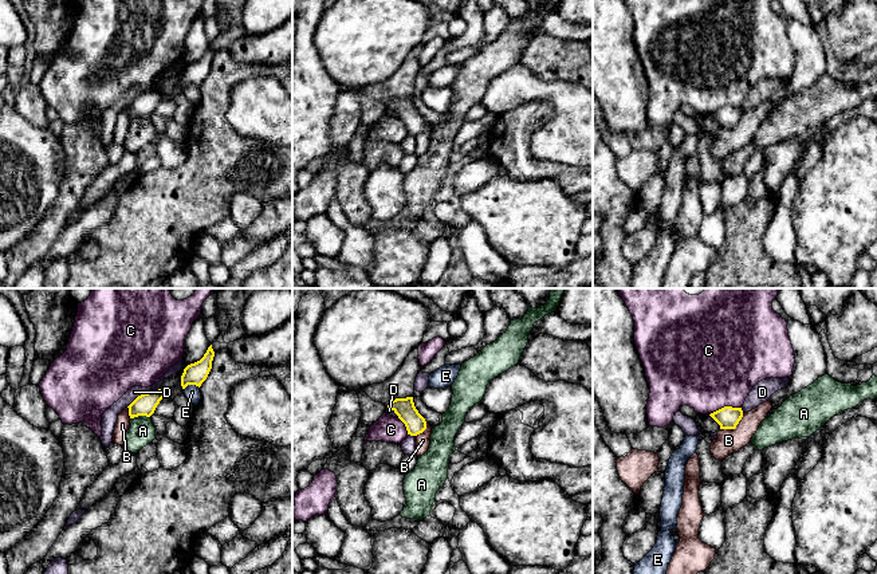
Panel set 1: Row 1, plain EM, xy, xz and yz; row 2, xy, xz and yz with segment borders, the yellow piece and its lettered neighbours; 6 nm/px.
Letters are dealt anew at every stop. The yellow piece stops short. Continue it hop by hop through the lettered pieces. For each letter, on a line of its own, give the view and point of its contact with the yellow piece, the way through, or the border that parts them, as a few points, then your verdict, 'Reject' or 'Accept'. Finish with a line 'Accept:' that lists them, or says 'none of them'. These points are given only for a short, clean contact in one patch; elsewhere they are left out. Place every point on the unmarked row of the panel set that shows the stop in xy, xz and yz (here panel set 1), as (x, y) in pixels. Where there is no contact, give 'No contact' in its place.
A: Touches yellow at xy (140, 114). Reject
B: Touches yellow at yz (734, 128). Boundary: yz (743, 113), (734, 128), (720, 129). Reject
C: Touches yellow at yz (724, 106). Reject
D: Touches yellow at xy (144, 93). Reject
E: Touches yellow at xy (191, 83). Boundary: xy (199, 86), (188, 85), (184, 89). Reject
Accept: none of them

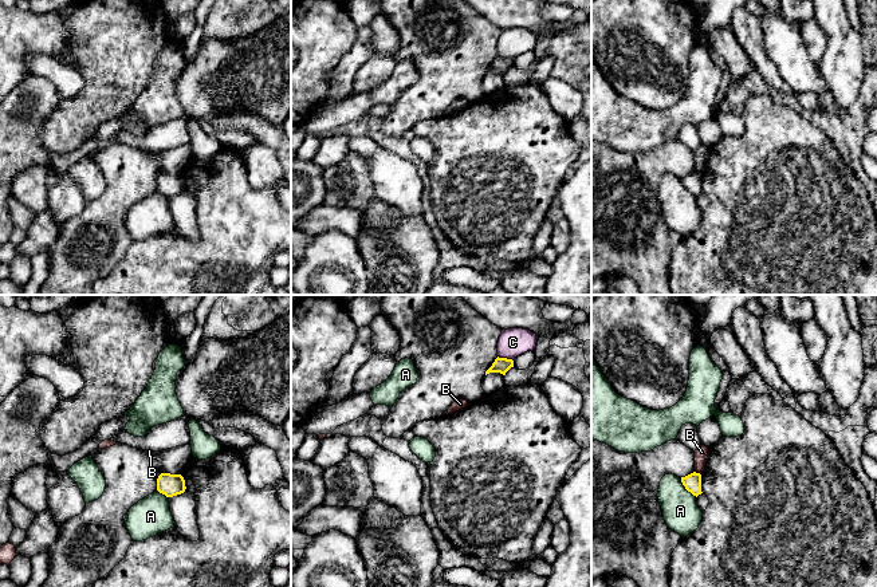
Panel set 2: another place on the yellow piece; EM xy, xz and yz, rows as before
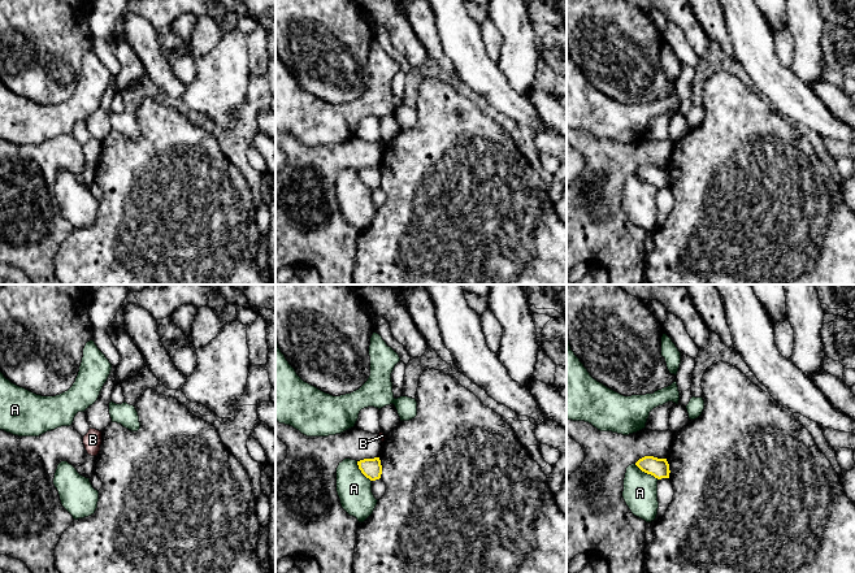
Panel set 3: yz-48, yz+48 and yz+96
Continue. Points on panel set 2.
A: Touches yellow at yz (687, 189). Boundary: yz (680, 178), (681, 184), (696, 196). Reject
B: Touches yellow at yz (697, 173). Boundary: yz (695, 170), (700, 174). Reject
C: Touches yellow at xz (506, 58). Reject
Accept: none of them

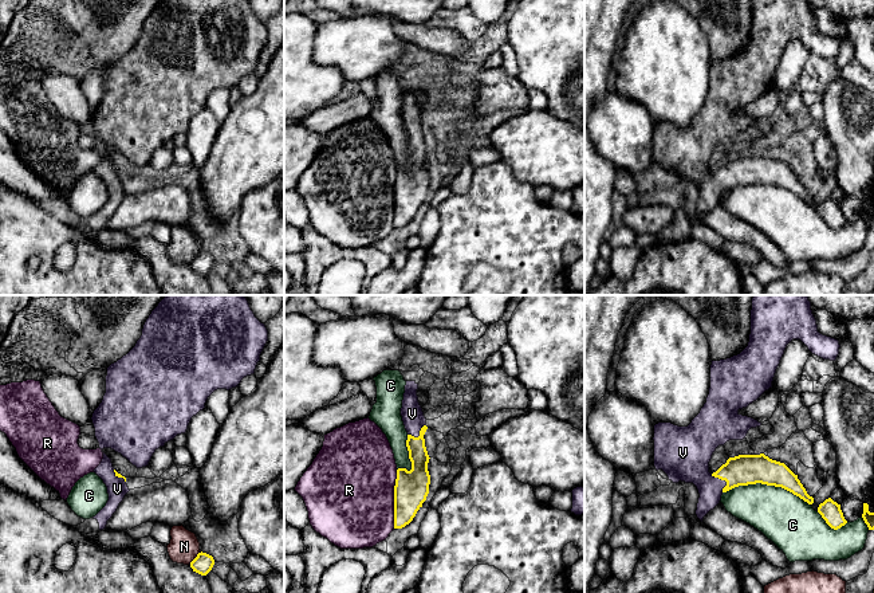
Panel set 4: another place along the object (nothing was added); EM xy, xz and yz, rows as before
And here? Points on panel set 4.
C: Touches yellow at yz (767, 184). Reject
N: Touches yellow at xy (196, 256). Reject
R: Touches yellow at xz (394, 199). Reject
V: Touches yellow at yz (723, 179). Path across: yz (743, 169), (723, 179), (707, 179), (687, 158). Accept
Accept: V

